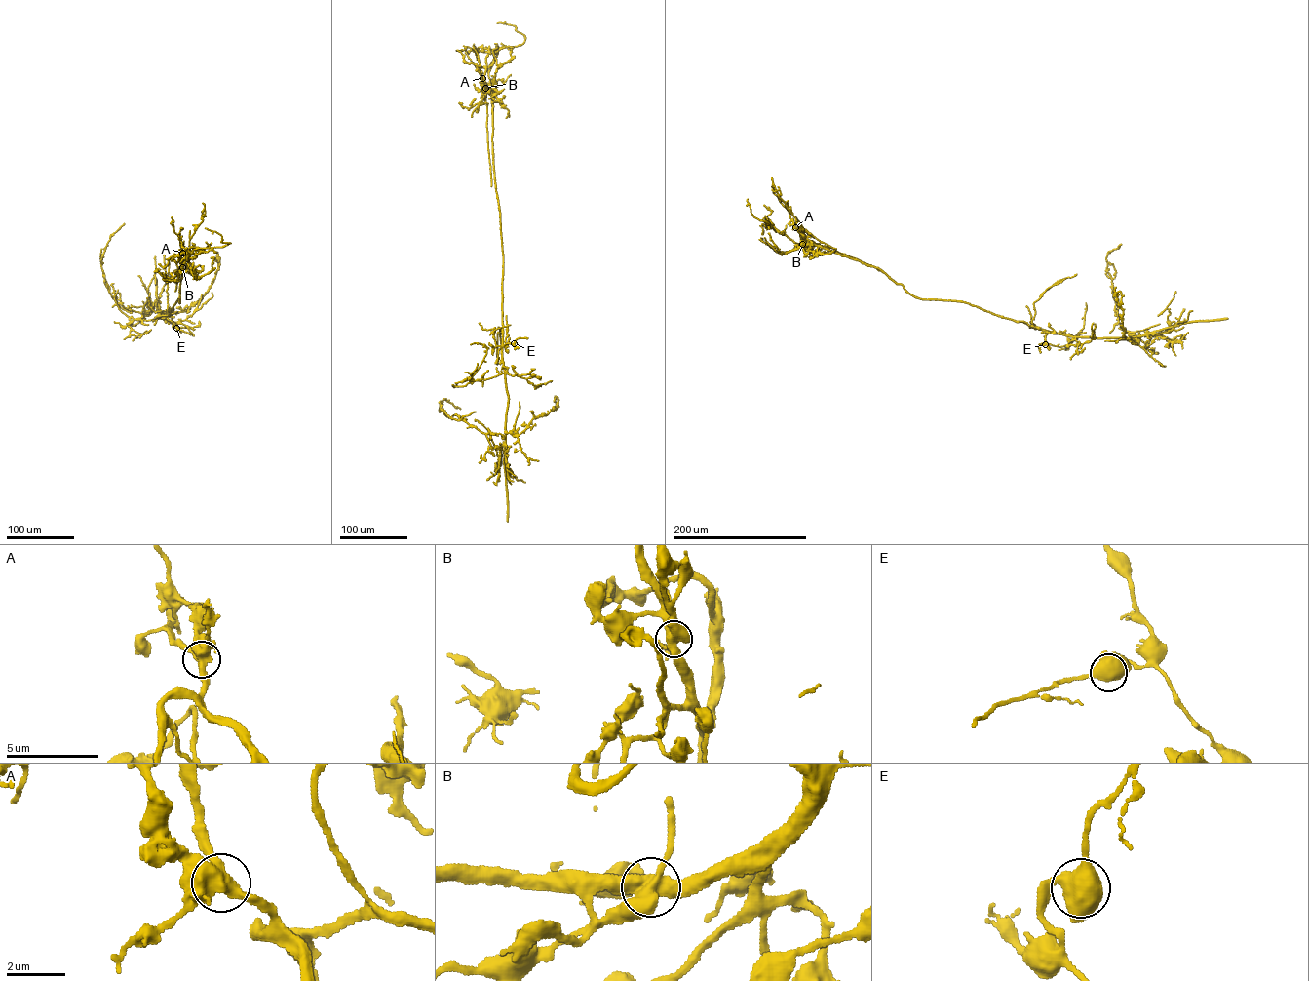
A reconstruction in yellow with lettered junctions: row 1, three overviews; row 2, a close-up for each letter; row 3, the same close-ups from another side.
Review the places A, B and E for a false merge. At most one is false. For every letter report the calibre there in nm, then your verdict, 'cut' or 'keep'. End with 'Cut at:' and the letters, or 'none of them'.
A: calibre 480 nm; cut
B: calibre 550 nm; keep
E: calibre 480 nm; keep
Cut at: A

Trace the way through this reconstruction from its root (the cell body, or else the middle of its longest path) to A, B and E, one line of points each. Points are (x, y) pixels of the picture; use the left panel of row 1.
A: (174, 304), (178, 299), (180, 303), (180, 279), (188, 262), (182, 253)
B: (174, 304), (178, 299), (180, 303), (180, 279), (188, 262), (185, 256), (182, 267)
E: (174, 304), (166, 316), (176, 328)

